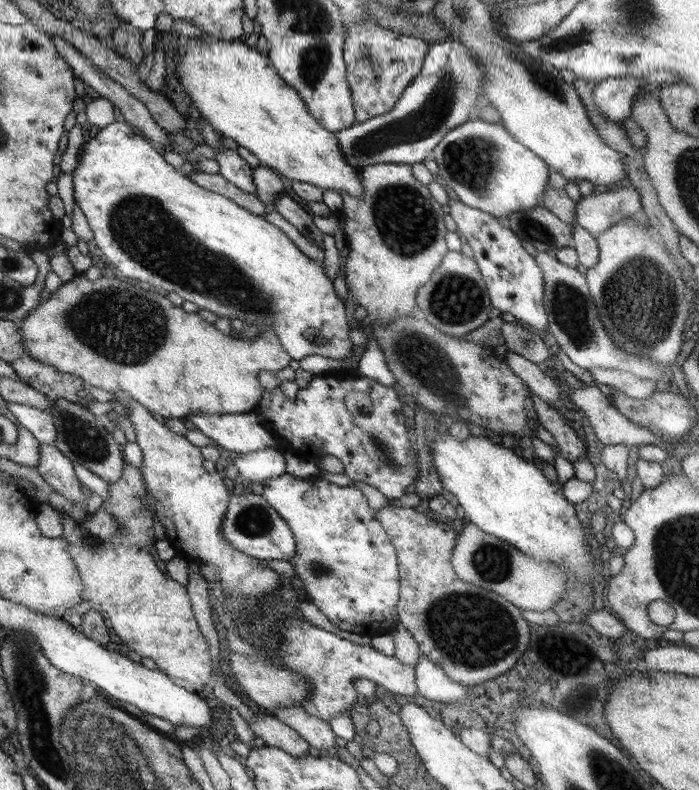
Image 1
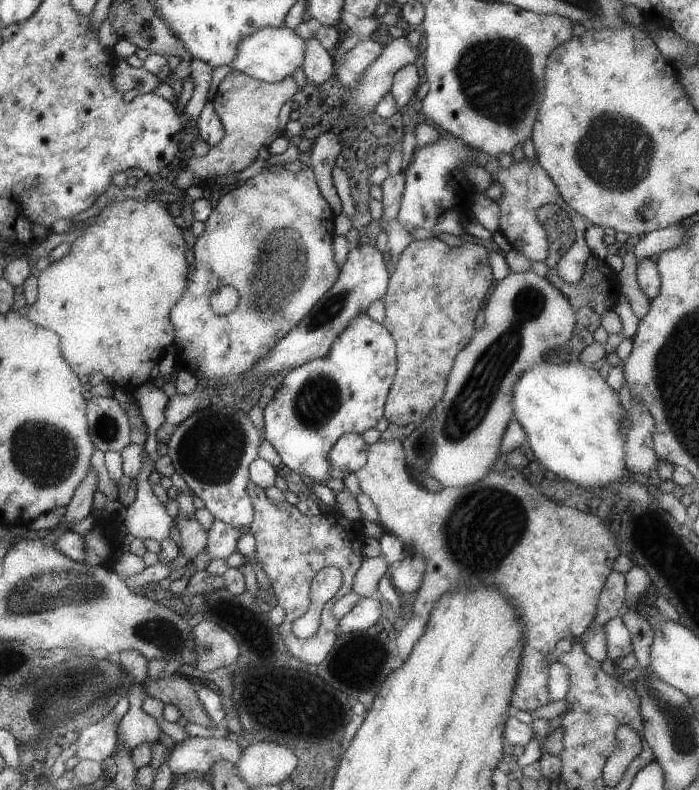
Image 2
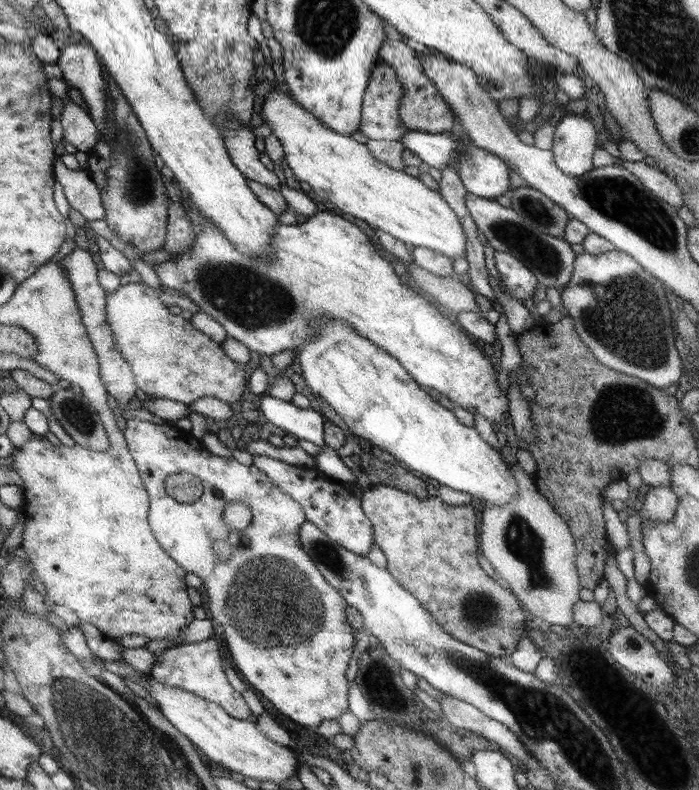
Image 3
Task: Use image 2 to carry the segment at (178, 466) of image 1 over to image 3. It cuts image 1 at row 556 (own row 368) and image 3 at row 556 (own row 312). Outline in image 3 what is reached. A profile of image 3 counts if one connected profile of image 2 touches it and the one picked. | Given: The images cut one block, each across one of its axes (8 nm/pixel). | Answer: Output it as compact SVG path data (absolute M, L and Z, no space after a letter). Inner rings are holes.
M139 418L126 420L124 440L129 455L136 465L142 487L147 490L149 507L148 525L153 538L163 552L180 566L185 573L201 579L207 594L207 612L212 622L223 628L231 662L250 688L271 706L299 726L315 728L323 720L336 720L347 712L348 680L346 670L353 658L354 633L345 619L345 599L315 569L311 558L297 542L297 531L305 524L305 515L299 504L283 495L265 473L253 464L243 466L234 459L210 454L193 436L169 424L153 424ZM172 472L189 472L197 477L203 493L191 504L178 503L163 489L165 477ZM229 503L247 505L251 518L245 528L233 532L223 520L223 511ZM222 540L230 546L230 555L223 564L215 565L211 545Z

